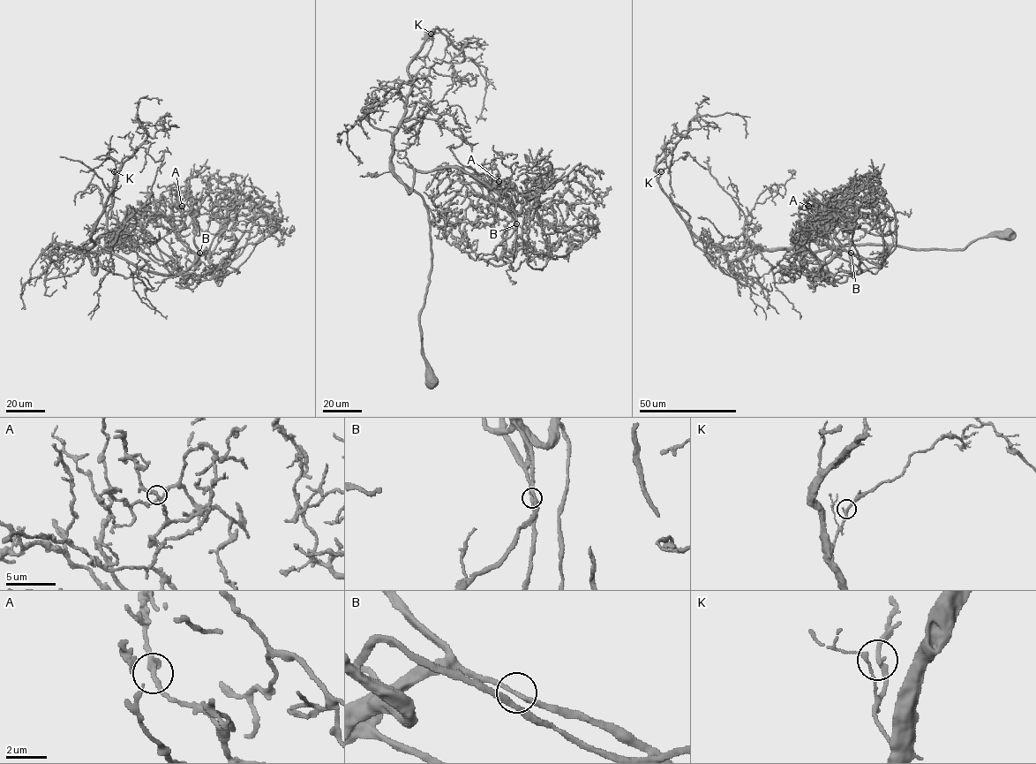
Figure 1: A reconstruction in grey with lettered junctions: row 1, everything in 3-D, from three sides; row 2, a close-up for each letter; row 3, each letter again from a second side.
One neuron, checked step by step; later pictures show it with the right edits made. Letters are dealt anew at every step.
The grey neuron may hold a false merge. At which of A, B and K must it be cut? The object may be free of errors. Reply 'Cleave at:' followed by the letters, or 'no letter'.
Cleave at: no letter

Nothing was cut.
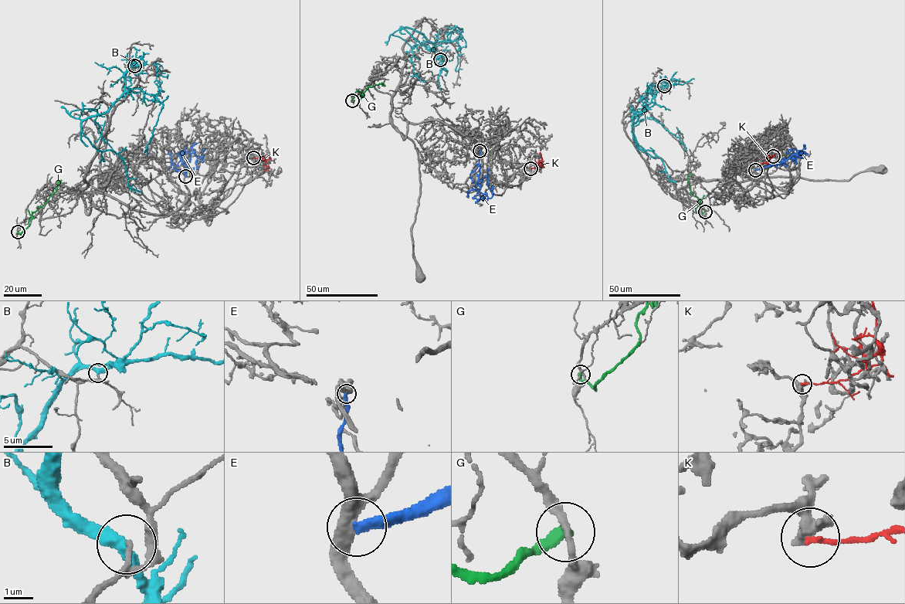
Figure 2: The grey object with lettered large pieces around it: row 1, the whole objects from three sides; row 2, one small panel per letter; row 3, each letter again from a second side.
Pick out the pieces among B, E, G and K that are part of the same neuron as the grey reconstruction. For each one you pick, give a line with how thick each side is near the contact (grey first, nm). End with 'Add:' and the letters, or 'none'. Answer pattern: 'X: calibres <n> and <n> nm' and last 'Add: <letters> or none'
Add: none

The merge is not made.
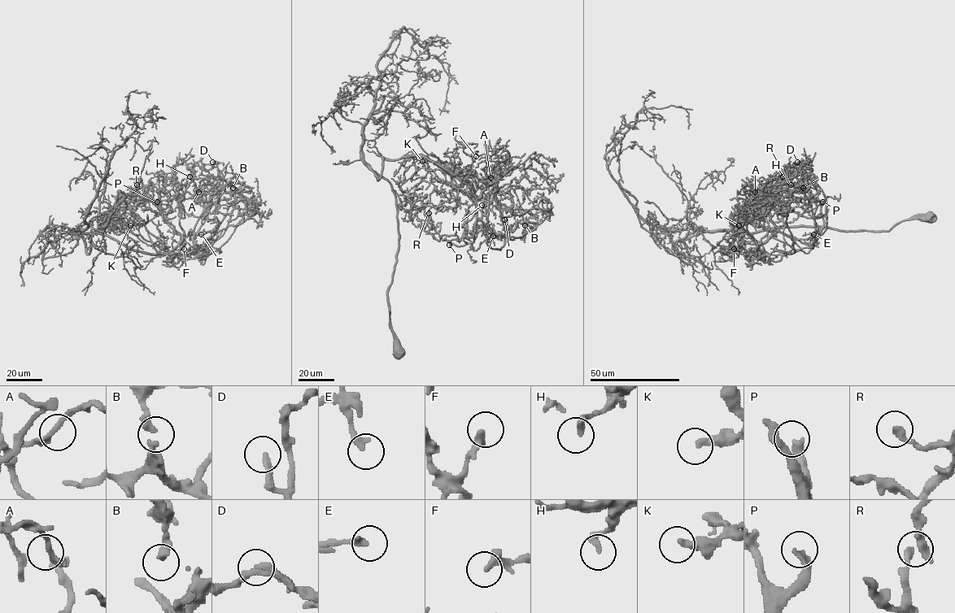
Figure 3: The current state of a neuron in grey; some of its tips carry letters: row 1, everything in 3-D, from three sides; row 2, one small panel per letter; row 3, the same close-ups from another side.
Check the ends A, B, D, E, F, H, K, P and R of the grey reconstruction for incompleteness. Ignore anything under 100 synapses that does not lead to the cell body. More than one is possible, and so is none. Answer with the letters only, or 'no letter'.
P

